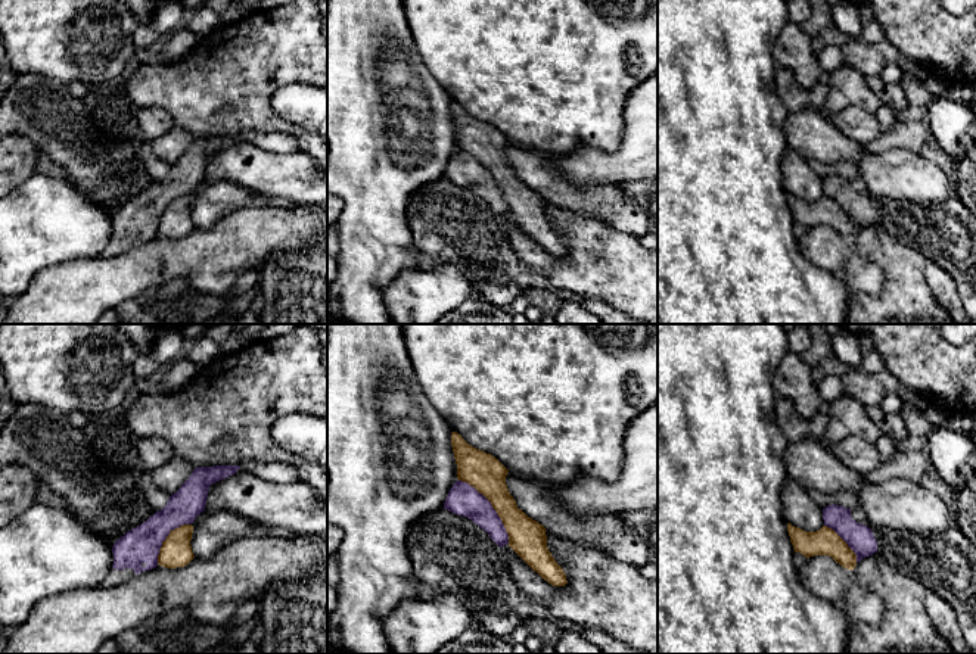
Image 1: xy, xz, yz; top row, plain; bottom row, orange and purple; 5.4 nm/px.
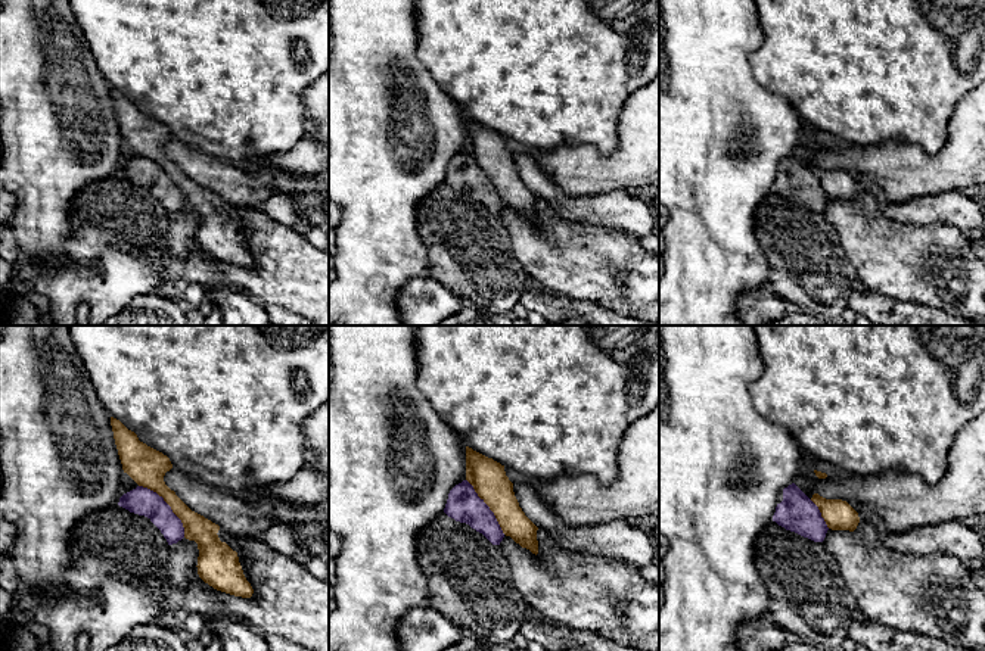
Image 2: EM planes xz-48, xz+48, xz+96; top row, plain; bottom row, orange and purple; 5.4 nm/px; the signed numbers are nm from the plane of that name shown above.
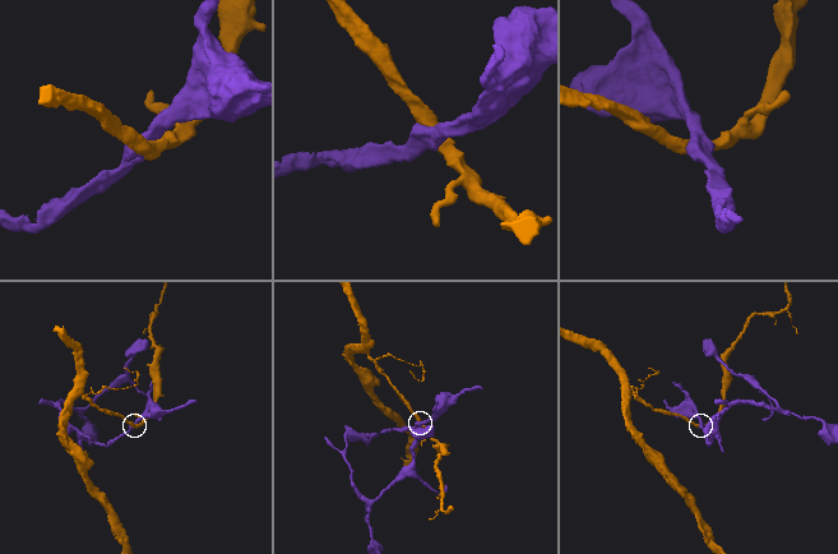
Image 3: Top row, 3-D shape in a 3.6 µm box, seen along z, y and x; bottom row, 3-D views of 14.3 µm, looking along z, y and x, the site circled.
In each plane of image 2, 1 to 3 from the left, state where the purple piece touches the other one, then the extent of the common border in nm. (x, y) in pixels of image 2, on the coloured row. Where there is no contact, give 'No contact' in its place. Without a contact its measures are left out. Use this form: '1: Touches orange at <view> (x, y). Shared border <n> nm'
1: Touches orange at xz-48 (168, 504). Shared border 380 nm
2: Touches orange at xz+48 (488, 505). Shared border 360 nm
3: Touches orange at xz+96 (822, 514). Shared border 190 nm

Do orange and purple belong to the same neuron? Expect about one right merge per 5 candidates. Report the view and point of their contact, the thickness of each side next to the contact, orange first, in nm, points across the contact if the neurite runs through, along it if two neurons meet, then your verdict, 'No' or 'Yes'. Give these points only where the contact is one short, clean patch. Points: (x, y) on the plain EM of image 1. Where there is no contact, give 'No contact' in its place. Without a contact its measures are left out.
Touches orange at xz (493, 177). Thickness 200 nm (orange) against 180 nm. No

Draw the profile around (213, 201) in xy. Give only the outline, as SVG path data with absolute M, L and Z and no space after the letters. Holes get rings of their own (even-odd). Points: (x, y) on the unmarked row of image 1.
M202 181L192 193L192 221L195 228L208 230L221 218L245 206L270 206L271 199L231 181Z

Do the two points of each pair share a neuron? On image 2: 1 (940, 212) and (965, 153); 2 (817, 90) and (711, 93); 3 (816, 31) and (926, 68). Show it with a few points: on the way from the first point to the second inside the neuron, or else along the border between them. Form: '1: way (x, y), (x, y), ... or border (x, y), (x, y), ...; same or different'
1: border (962, 190), (945, 190), (914, 198); different
2: border (751, 64), (752, 74), (798, 114); different
3: way (844, 31), (881, 31), (898, 49); same

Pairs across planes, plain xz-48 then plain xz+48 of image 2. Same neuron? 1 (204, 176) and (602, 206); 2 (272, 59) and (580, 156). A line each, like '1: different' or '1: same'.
1: same
2: different

